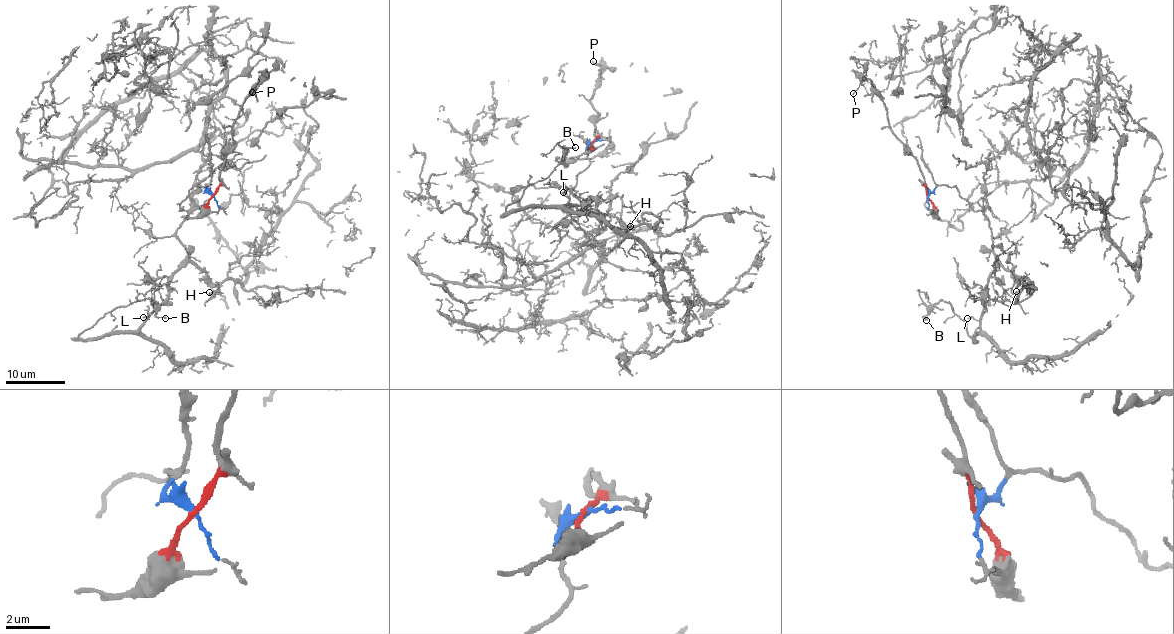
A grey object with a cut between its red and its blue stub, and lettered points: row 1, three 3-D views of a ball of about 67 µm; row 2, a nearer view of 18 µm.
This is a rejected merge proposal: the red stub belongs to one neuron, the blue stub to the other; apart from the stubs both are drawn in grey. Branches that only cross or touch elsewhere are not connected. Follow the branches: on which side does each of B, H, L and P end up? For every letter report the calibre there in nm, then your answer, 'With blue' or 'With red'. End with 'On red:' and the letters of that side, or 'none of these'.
B: Thickness 120 nm. With blue
H: Thickness 130 nm. With blue
L: Thickness 80 nm. With blue
P: Thickness 130 nm. With red
On red: P

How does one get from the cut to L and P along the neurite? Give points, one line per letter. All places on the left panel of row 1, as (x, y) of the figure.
L: (213, 196), (205, 184), (195, 186), (181, 202), (187, 213), (176, 237), (186, 261), (168, 297), (143, 318)
P: (213, 196), (220, 182), (223, 164), (234, 146), (232, 128), (239, 107), (251, 92)

